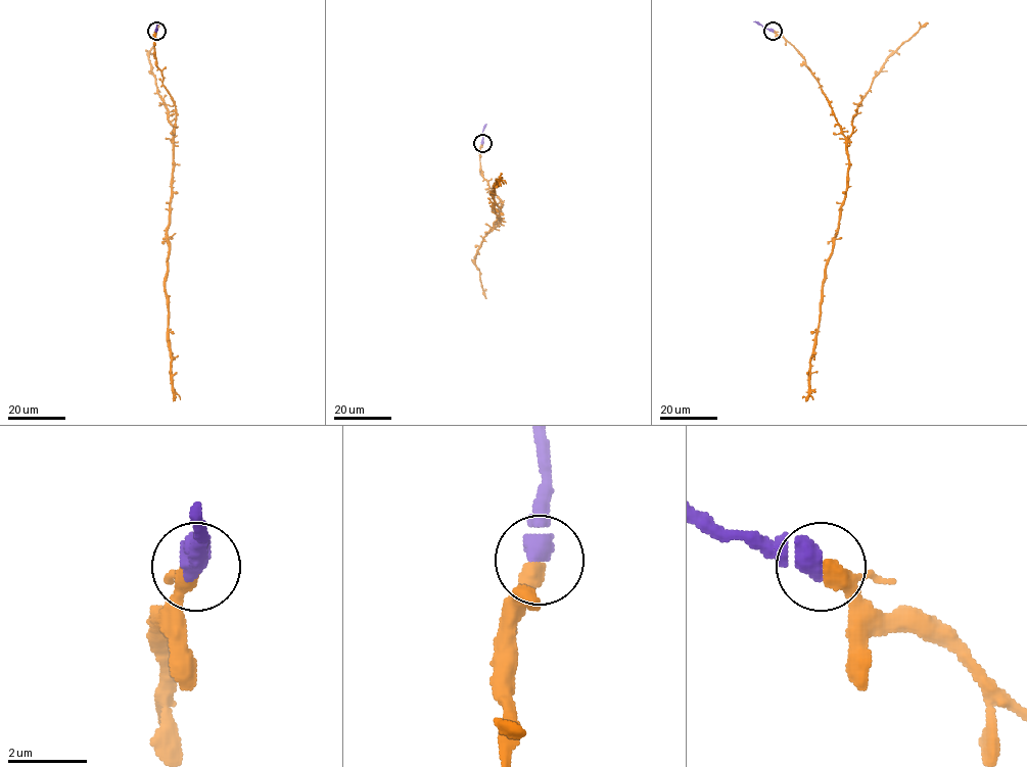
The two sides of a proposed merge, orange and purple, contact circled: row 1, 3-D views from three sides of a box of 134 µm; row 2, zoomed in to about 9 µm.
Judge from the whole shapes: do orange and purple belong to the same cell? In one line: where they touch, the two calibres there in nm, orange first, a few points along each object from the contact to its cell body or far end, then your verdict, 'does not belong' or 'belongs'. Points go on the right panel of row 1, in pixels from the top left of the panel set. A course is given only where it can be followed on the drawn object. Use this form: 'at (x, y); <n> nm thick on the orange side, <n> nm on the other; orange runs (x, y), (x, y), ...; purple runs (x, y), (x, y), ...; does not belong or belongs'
at (773, 31); 340 nm thick on the orange side, 600 nm on the other; orange runs (774, 31), (805, 60), (845, 139), (848, 159), (846, 197), (826, 267), (810, 360), (812, 399); purple runs (774, 31), (753, 21); belongs

